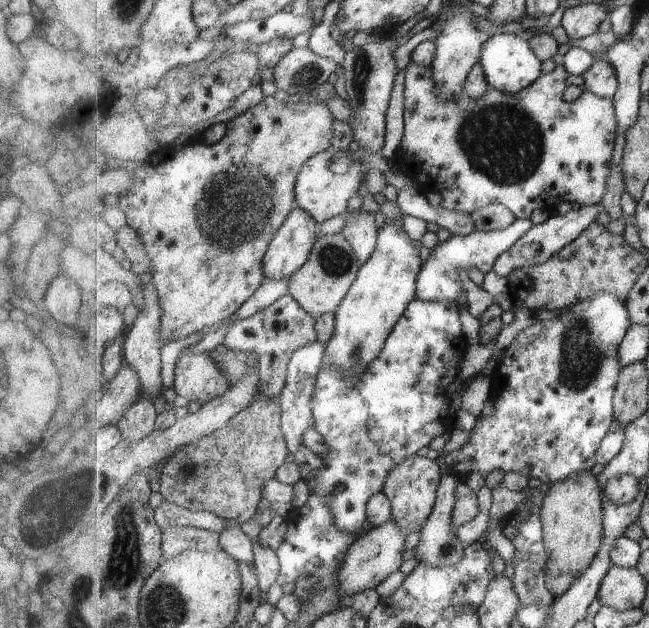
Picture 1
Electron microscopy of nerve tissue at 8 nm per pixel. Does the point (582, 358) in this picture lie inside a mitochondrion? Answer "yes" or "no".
yes

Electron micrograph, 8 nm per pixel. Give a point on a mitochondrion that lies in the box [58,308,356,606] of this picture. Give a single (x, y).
(125, 562)

